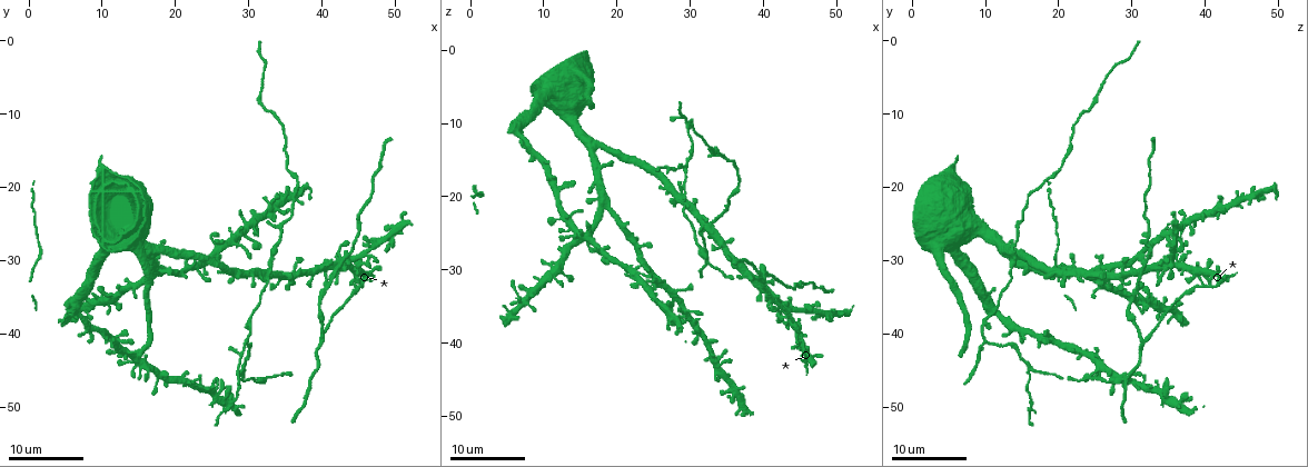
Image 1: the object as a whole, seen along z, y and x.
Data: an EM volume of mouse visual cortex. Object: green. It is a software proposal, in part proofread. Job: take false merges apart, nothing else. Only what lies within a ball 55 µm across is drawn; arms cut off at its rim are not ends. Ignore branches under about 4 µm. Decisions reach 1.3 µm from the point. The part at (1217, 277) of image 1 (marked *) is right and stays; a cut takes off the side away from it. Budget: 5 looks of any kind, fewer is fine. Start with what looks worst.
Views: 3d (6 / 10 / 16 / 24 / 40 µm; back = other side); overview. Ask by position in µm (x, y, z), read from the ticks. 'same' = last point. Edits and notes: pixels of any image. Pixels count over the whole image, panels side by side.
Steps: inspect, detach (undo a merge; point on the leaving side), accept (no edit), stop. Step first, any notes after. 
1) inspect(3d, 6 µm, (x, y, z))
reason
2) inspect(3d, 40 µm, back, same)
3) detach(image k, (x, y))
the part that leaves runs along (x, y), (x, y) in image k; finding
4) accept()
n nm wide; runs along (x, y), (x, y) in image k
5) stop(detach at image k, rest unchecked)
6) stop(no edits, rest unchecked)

inspect(3d, 16 µm, (29.5, 41.0, 9.5))

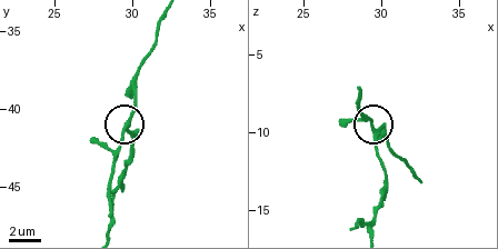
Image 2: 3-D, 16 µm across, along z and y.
inspect(3d, 10 µm, (29.6, 41.2, 9.8))
zoom in

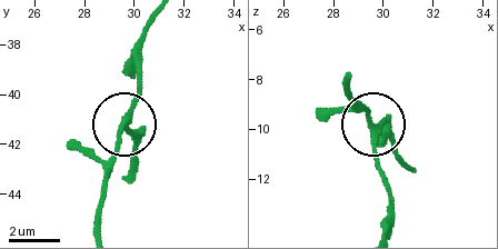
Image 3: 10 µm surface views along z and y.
accept()
3 arms; all the same cell

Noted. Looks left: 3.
inspect(3d, 16 µm, (29.0, 45.0, 16.0))

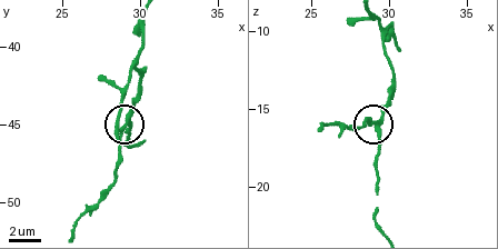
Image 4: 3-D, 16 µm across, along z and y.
inspect(3d, 6 µm, (29.0, 45.0, 16.0))

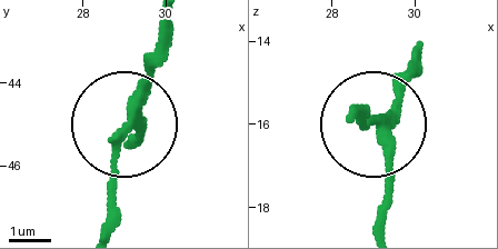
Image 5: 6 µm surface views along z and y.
detach(image 5, (108, 188))
260 nm wide; the part that leaves runs along (128, 130), (110, 169), (110, 222) in image 5; a second cell is stuck on

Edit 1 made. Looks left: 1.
stop(detach at image 5, rest unchecked)

